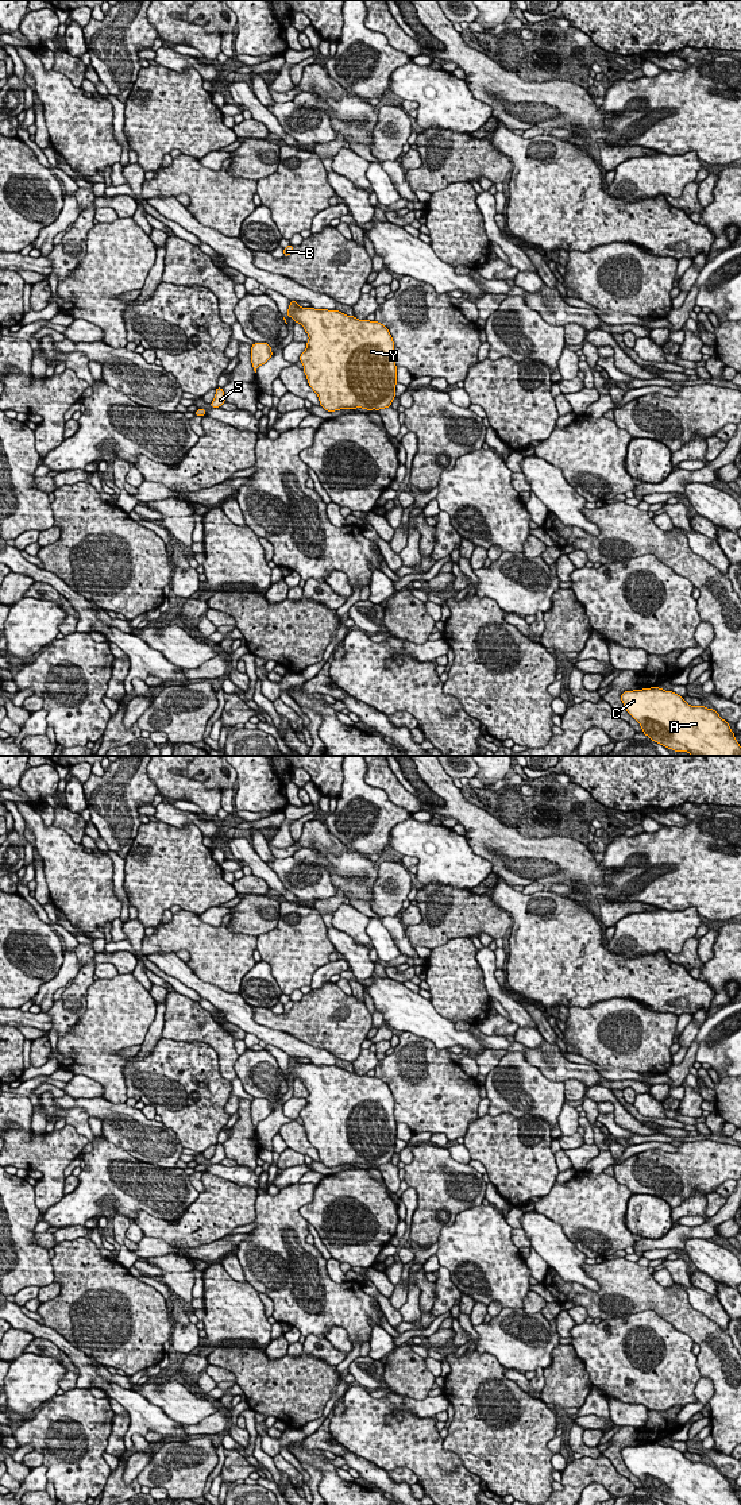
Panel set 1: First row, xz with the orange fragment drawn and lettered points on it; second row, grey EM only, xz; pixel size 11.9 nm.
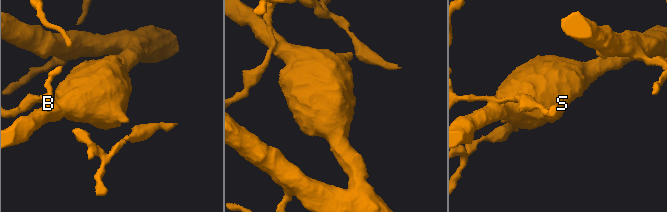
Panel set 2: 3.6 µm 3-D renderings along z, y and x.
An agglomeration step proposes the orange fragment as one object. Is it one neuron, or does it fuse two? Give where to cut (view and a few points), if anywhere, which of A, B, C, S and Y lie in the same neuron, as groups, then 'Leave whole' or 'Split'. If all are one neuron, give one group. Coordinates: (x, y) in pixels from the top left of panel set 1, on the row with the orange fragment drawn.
Split along xz (289, 305), (292, 316). Groups: A C Y / B S. Split

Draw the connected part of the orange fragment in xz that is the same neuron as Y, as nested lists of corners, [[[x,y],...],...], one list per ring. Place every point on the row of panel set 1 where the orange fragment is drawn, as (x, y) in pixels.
[[[290,301],[292,317],[309,336],[300,362],[320,406],[327,412],[356,408],[371,412],[391,406],[395,397],[397,366],[395,346],[389,329],[375,320],[359,320],[339,310],[302,308],[297,302]]]

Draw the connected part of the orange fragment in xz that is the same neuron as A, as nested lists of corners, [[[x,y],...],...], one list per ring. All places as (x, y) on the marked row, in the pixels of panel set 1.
[[[659,687],[625,691],[626,711],[652,741],[691,756],[741,756],[729,723],[705,706],[691,706],[683,696]]]

